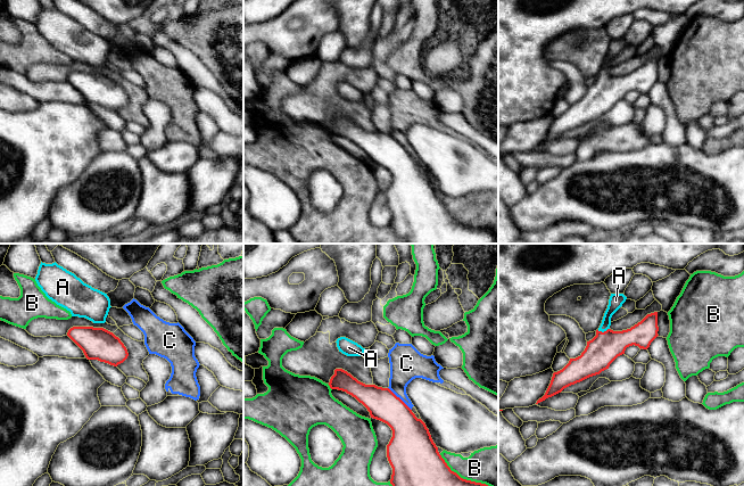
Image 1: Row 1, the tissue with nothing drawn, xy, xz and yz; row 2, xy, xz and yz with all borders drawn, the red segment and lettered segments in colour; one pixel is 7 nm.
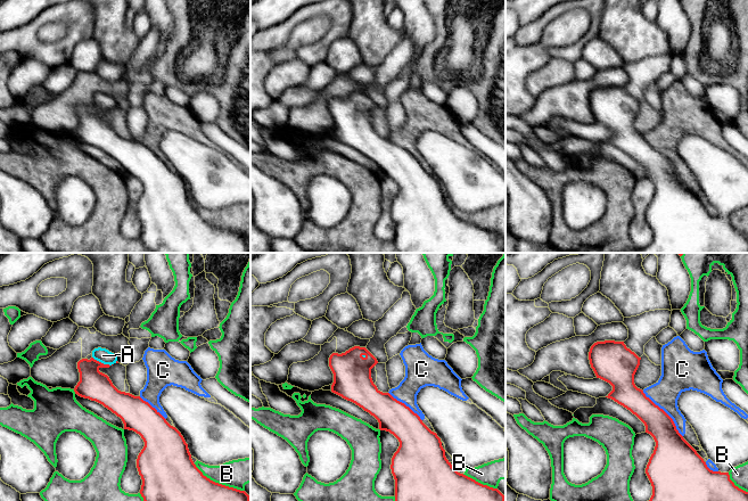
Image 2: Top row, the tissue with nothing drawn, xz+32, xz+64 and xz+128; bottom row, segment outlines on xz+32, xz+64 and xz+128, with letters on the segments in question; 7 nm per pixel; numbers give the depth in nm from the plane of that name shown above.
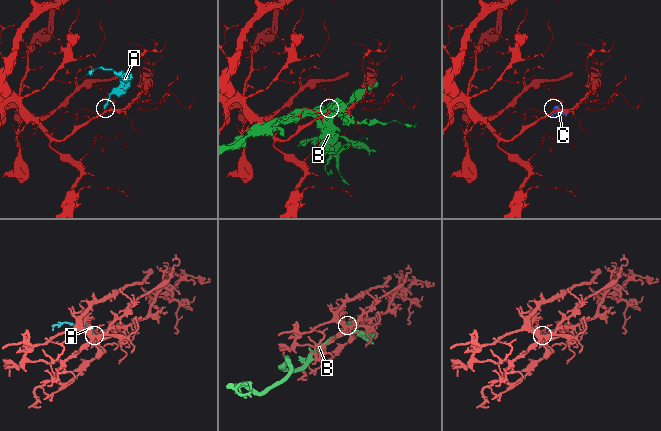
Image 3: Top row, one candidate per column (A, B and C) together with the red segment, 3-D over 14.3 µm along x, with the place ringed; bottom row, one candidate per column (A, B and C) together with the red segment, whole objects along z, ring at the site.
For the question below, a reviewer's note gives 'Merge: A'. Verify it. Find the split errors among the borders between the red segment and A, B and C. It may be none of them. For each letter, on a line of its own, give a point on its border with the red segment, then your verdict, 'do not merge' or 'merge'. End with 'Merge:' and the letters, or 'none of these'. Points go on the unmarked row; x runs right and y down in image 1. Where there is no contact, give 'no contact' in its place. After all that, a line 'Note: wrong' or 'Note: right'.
A: contact yz (604, 76); merge
B: contact xz (469, 225); do not merge
C: contact xz (399, 143); do not merge
Merge: A
Note: right

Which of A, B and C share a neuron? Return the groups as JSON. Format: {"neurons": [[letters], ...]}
{"neurons": [["A"], ["B", "C"]]}

